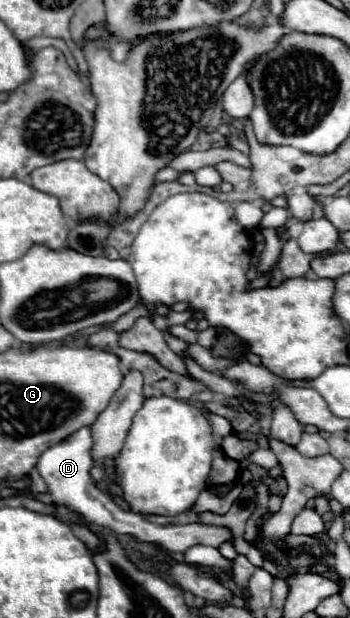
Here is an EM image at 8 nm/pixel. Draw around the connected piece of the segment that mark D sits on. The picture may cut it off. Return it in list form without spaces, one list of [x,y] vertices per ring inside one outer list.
[[[88,427],[78,429],[76,433],[72,433],[70,437],[66,437],[64,441],[56,443],[54,447],[46,449],[40,459],[38,459],[38,471],[42,475],[42,479],[48,485],[48,493],[42,495],[42,503],[60,503],[66,505],[70,509],[74,509],[76,513],[80,513],[90,525],[104,525],[108,529],[112,529],[114,533],[122,533],[122,535],[132,535],[138,541],[144,543],[156,543],[168,551],[186,551],[198,543],[202,545],[210,545],[210,547],[220,547],[224,541],[232,539],[232,533],[226,527],[214,527],[214,525],[200,525],[200,523],[190,523],[190,525],[154,525],[150,521],[146,521],[142,515],[128,511],[126,507],[120,507],[116,501],[112,501],[104,491],[100,491],[94,481],[90,479],[90,469],[92,469],[92,457],[90,457],[90,449],[92,449],[92,435]]]

